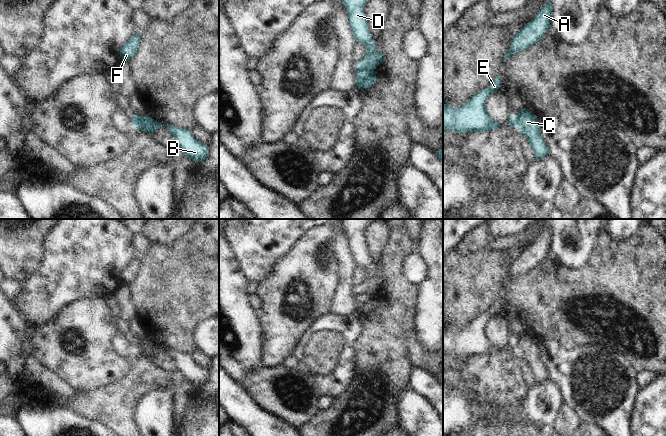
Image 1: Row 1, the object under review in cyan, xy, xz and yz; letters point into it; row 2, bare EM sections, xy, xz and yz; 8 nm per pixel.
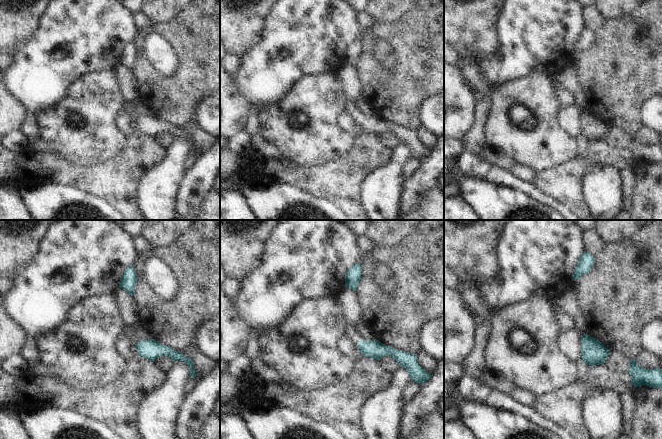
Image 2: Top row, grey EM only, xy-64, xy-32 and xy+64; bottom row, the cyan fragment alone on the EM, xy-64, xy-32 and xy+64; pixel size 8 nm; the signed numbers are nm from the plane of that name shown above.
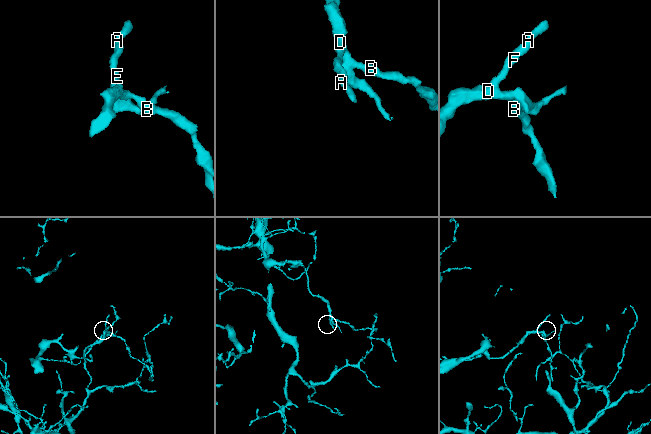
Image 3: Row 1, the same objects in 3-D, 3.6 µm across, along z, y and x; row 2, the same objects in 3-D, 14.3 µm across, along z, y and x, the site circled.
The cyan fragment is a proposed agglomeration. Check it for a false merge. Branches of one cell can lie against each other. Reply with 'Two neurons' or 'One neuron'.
Two neurons.

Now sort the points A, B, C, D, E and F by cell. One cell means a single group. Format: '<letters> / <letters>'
A B D E F / C

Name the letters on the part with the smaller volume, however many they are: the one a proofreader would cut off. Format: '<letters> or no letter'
C

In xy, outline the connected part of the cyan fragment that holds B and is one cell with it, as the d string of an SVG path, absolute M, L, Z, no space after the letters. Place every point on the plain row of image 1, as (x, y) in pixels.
M138 340L134 345L134 351L141 353L143 356L153 357L160 351L165 350L174 362L175 369L178 370L183 379L191 382L195 386L204 385L209 378L209 370L197 365L191 354L179 352L172 349L162 349L149 340Z

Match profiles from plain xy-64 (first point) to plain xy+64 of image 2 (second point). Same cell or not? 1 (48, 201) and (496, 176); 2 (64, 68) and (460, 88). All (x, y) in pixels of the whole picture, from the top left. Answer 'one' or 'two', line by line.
1: two
2: two

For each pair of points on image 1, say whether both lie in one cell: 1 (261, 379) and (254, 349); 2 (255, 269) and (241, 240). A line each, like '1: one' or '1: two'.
1: two
2: one

